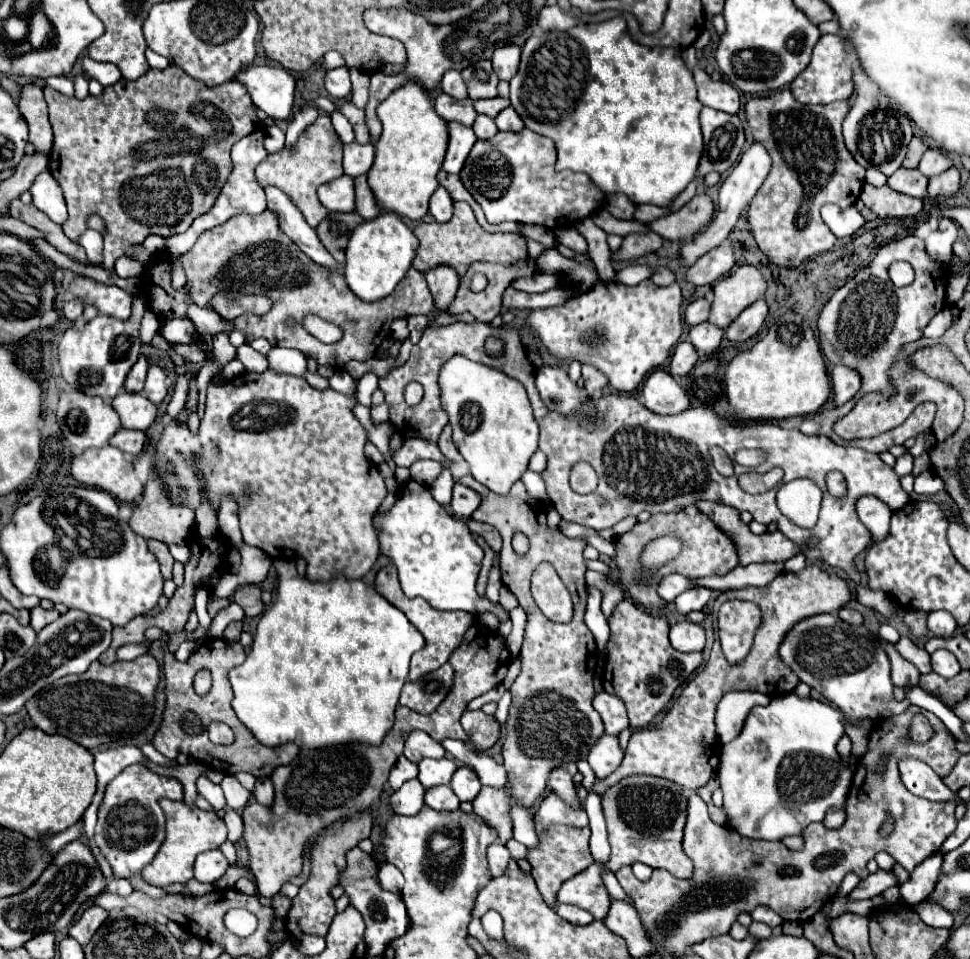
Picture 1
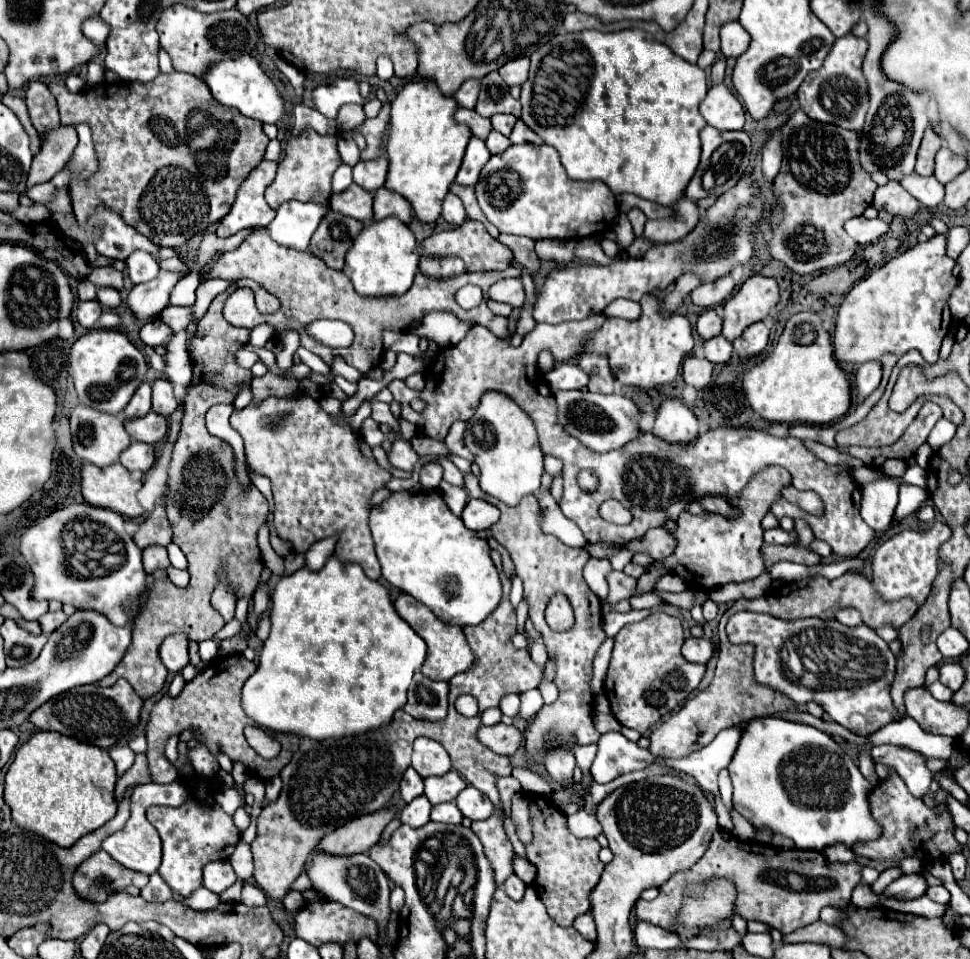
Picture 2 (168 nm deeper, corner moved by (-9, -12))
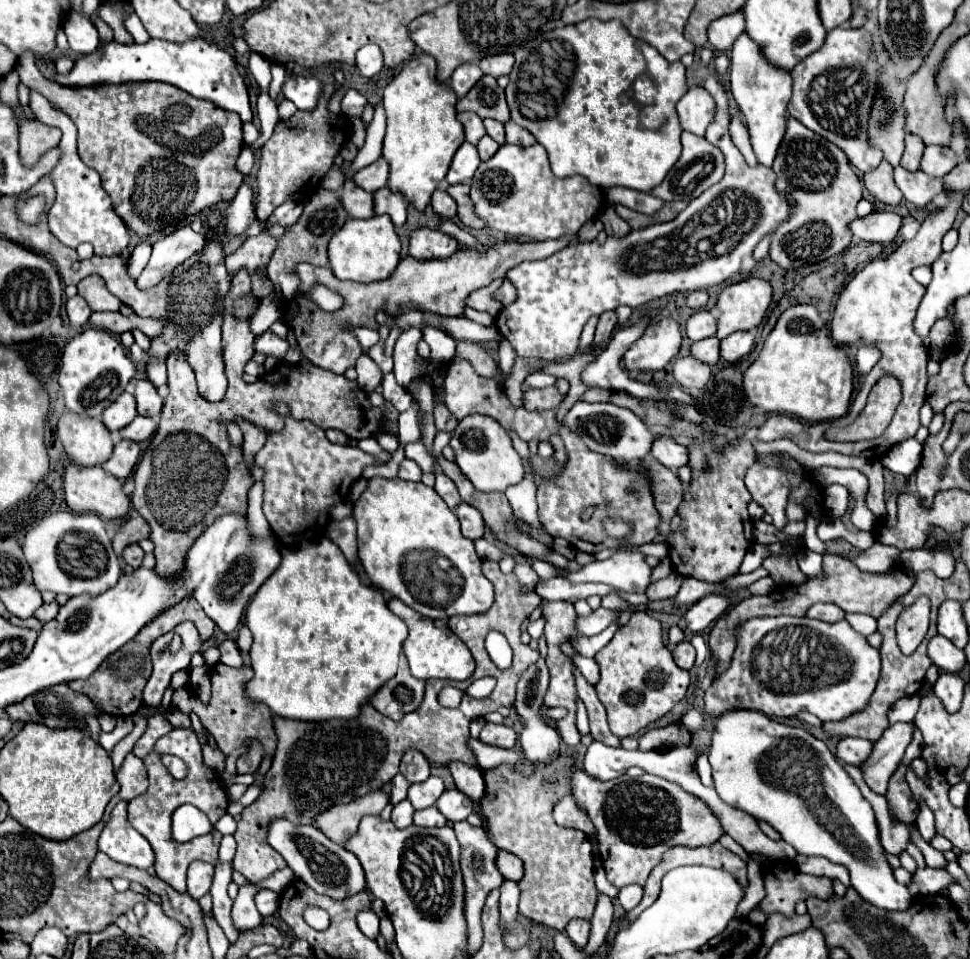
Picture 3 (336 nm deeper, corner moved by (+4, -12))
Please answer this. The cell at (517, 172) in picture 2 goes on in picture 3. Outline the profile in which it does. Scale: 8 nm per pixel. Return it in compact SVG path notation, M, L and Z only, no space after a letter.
M539 143L531 147L499 147L499 151L489 161L483 161L475 171L469 197L473 201L475 215L479 215L489 229L511 237L529 237L531 241L577 235L587 221L599 217L605 203L603 191L595 185L591 199L591 183L581 175L557 181L551 173L547 153Z

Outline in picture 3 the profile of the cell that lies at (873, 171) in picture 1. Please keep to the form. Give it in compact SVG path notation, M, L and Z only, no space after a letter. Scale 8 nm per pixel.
M835 27L823 47L805 57L793 71L793 97L787 105L791 117L845 151L859 173L873 171L881 157L867 145L867 117L877 89L875 65L871 65L871 33L867 29Z

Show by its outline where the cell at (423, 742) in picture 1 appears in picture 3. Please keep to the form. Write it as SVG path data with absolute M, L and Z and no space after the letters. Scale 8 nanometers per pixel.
M407 749L403 753L403 759L401 759L401 767L399 767L401 775L409 781L409 783L421 783L425 781L431 773L431 765L427 761L427 757L417 751L417 749Z

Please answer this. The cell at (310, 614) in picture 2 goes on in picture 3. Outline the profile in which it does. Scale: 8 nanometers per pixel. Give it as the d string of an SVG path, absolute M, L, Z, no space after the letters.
M319 539L315 543L307 543L301 547L283 547L281 551L283 561L279 565L279 569L263 583L263 587L259 587L259 591L253 595L249 607L247 607L247 627L253 633L253 645L249 651L251 657L251 667L255 671L253 679L245 683L245 697L249 703L257 705L257 703L265 703L273 715L277 717L285 717L285 719L295 719L295 721L327 721L327 719L355 719L361 711L361 707L391 679L395 677L397 671L397 661L399 655L403 651L403 643L407 639L407 625L393 615L387 609L385 597L381 595L381 591L377 591L375 587L363 585L357 577L357 573L351 569L349 561L345 559L345 555L341 553L341 549L329 541L329 539Z

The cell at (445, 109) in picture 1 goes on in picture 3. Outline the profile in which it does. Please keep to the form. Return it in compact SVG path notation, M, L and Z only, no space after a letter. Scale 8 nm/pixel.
M457 113L457 119L465 127L465 141L469 141L471 145L477 145L477 141L485 135L481 117L475 117L475 113Z

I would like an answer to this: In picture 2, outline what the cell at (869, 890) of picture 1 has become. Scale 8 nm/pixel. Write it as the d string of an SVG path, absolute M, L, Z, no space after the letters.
M914 873L914 875L902 875L900 879L896 879L890 887L886 887L886 895L894 897L894 899L916 899L922 897L928 889L928 881L922 873Z

